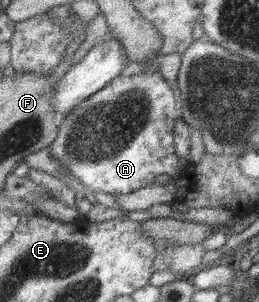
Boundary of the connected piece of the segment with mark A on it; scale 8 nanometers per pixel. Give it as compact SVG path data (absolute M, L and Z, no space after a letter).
M160 72L115 78L105 89L84 100L64 118L59 118L60 131L50 146L52 155L60 162L60 166L80 178L92 192L131 194L155 182L155 178L161 174L177 179L182 175L175 144L179 116L177 101L178 94Z

